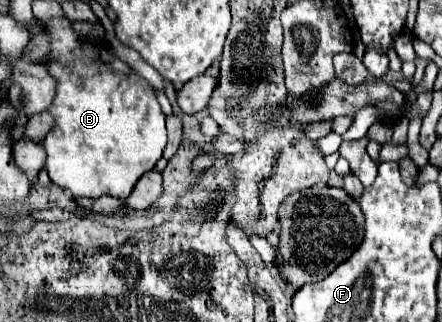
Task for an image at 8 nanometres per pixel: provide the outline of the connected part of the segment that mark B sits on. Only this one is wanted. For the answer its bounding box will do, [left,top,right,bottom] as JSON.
[42,17,166,199]

